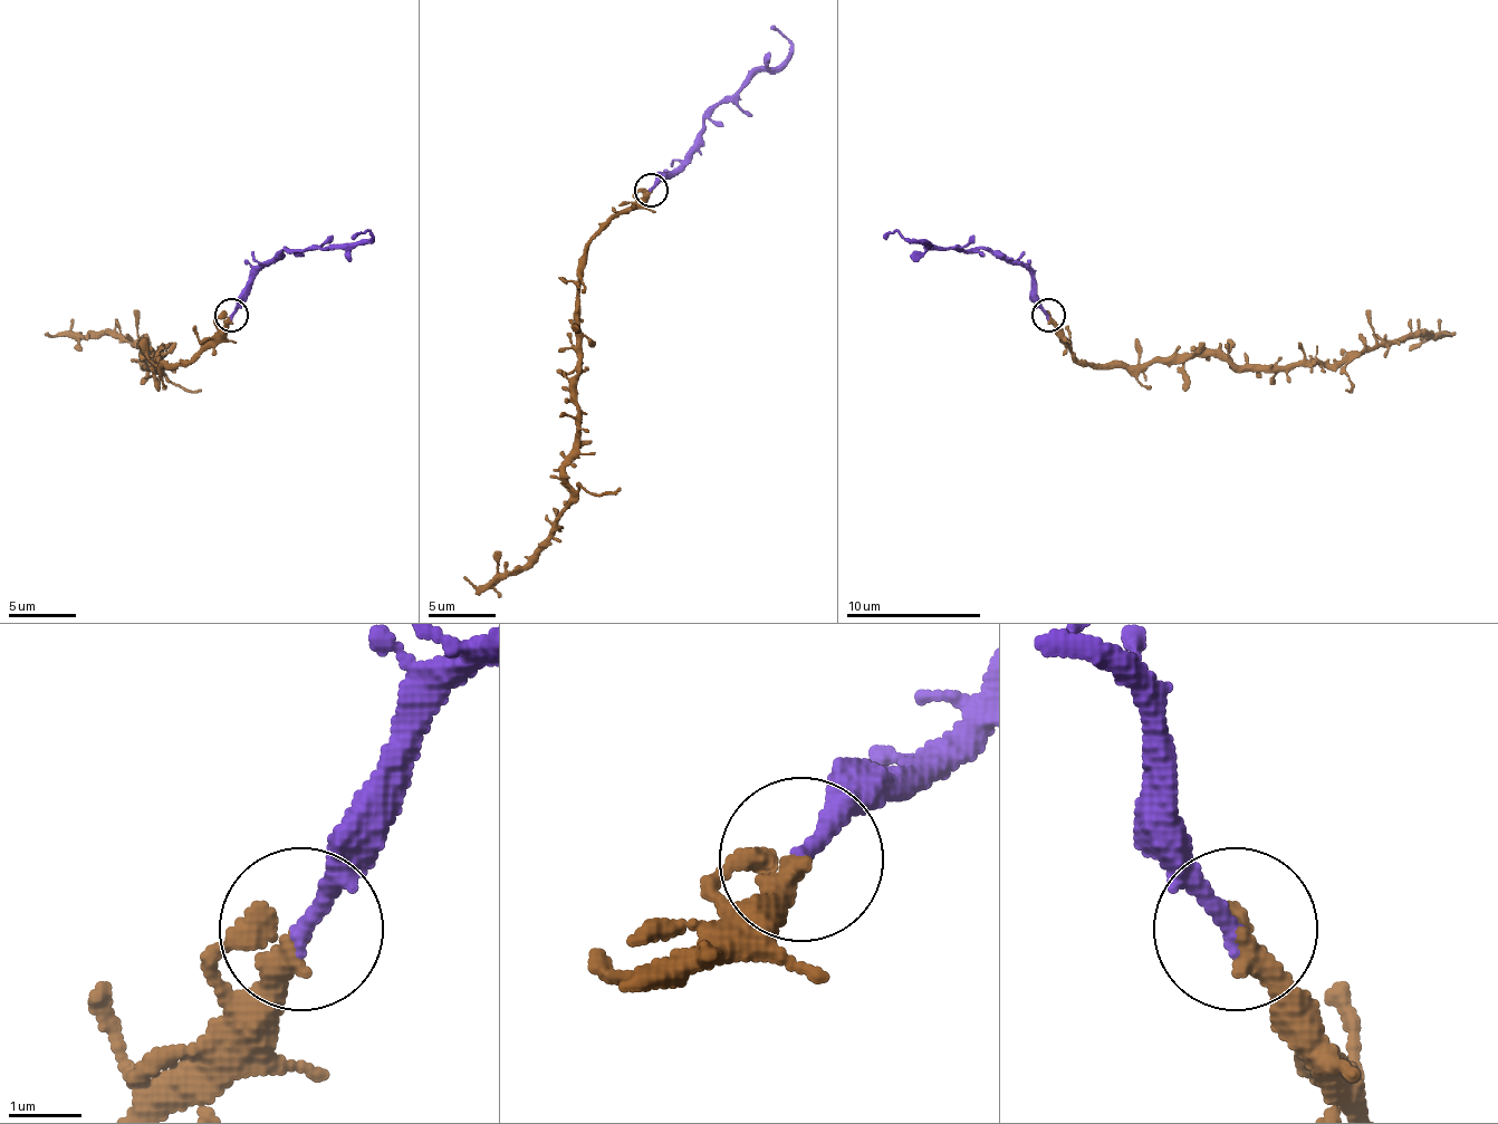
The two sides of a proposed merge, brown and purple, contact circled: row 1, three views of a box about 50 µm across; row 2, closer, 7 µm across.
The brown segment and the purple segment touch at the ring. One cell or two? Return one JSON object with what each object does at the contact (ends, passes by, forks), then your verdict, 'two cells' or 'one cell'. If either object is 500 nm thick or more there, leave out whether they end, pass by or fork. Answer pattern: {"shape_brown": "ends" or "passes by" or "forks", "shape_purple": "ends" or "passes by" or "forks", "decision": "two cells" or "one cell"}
{"shape_brown": "ends", "shape_purple": "ends", "decision": "one cell"}

